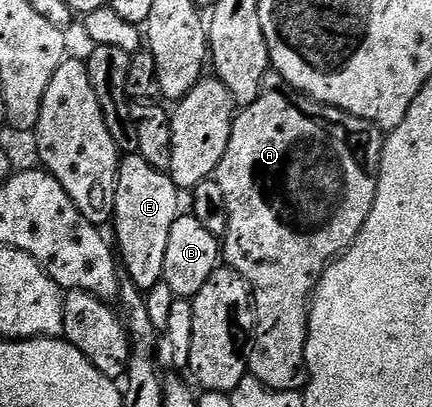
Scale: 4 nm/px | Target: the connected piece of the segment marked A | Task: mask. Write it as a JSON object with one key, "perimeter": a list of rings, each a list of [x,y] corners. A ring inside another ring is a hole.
{"perimeter":[[[265,90],[250,104],[243,108],[244,111],[235,116],[232,120],[232,132],[226,153],[222,161],[216,166],[214,176],[216,184],[224,191],[224,204],[228,210],[228,228],[224,230],[222,236],[222,259],[227,266],[239,273],[245,283],[250,288],[250,299],[254,304],[254,315],[256,311],[256,335],[251,340],[246,351],[248,361],[248,375],[258,380],[264,387],[272,391],[291,391],[297,386],[296,382],[301,382],[304,366],[304,342],[308,336],[308,309],[310,306],[310,296],[316,290],[316,282],[324,274],[325,267],[333,259],[344,254],[351,247],[352,242],[359,237],[360,230],[364,228],[364,223],[368,220],[368,214],[372,208],[372,202],[376,196],[376,185],[373,176],[368,176],[368,171],[364,168],[364,163],[356,159],[364,151],[364,139],[360,134],[366,130],[365,124],[360,121],[345,121],[344,112],[335,109],[316,109],[320,111],[303,111],[294,100],[291,94],[283,95],[280,91]]]}

